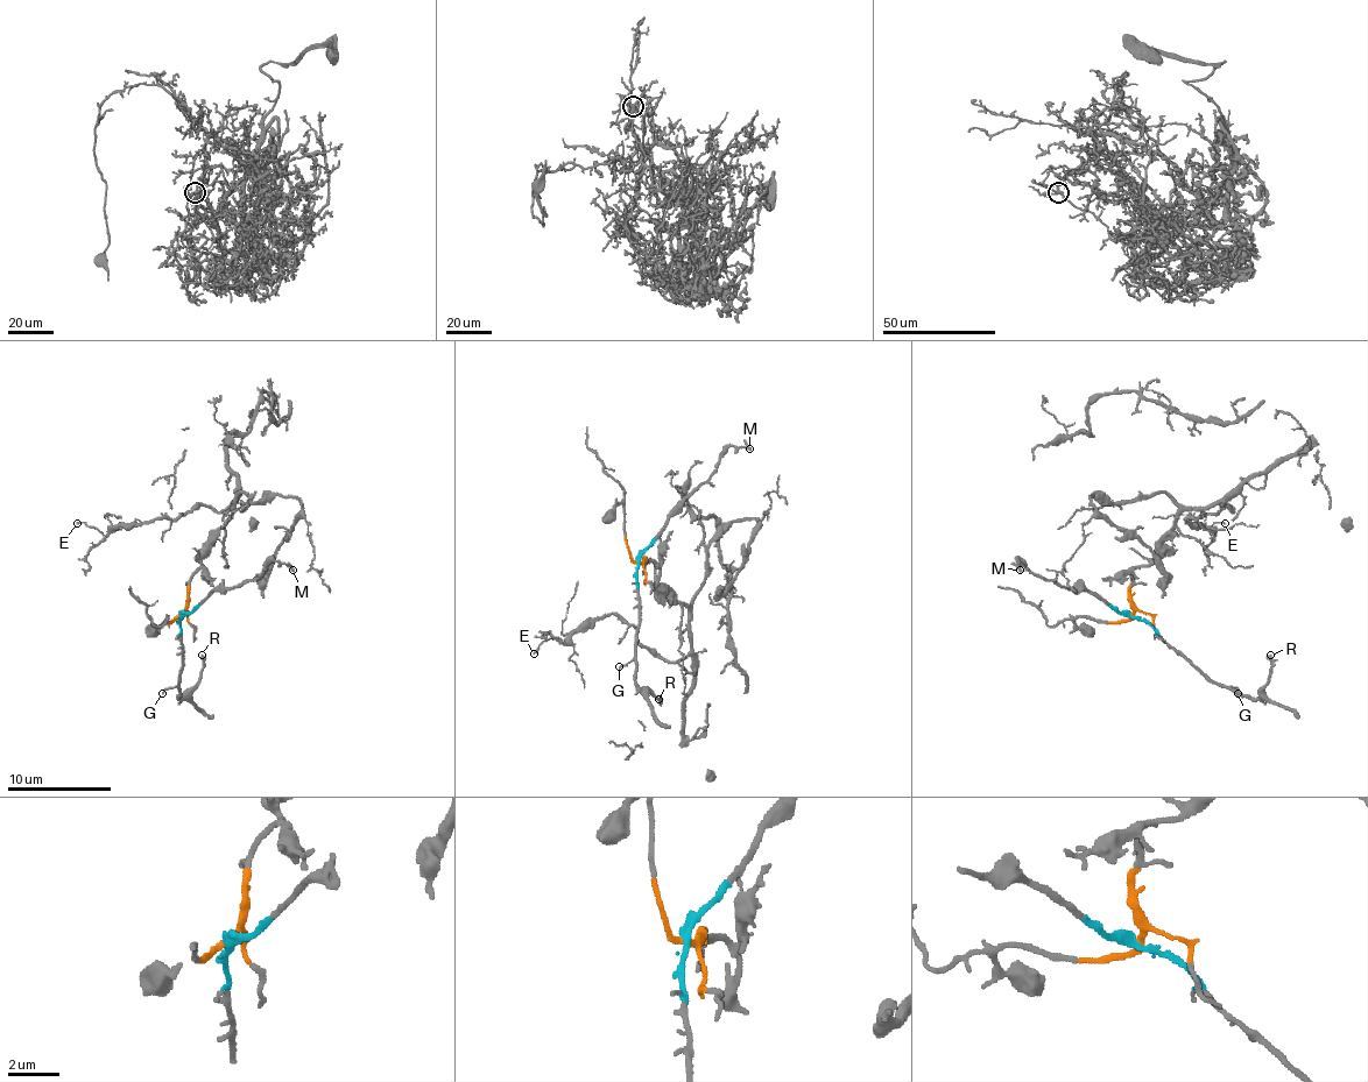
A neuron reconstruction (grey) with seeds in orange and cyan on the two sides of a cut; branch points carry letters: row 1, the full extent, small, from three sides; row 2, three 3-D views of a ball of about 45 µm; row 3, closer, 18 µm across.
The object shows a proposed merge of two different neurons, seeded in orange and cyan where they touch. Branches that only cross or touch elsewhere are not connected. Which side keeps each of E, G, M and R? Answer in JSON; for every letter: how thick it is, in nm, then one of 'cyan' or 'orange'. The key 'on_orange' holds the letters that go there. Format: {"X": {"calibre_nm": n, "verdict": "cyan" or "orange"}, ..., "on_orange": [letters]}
{"E": {"calibre_nm": 130, "verdict": "orange"}, "G": {"calibre_nm": 130, "verdict": "cyan"}, "M": {"calibre_nm": 220, "verdict": "cyan"}, "R": {"calibre_nm": 280, "verdict": "cyan"}, "on_orange": ["E"]}

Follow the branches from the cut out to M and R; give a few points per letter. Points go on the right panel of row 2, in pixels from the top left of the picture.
M: (1133, 615), (1122, 615), (1083, 589), (1044, 581), (1019, 560), (1021, 571)
R: (1133, 615), (1146, 620), (1215, 683), (1252, 698), (1270, 680), (1270, 653)

